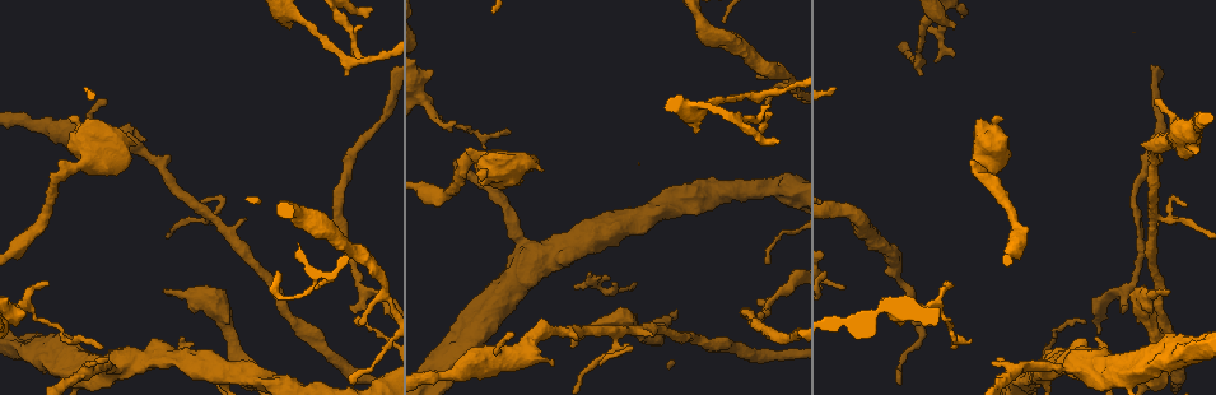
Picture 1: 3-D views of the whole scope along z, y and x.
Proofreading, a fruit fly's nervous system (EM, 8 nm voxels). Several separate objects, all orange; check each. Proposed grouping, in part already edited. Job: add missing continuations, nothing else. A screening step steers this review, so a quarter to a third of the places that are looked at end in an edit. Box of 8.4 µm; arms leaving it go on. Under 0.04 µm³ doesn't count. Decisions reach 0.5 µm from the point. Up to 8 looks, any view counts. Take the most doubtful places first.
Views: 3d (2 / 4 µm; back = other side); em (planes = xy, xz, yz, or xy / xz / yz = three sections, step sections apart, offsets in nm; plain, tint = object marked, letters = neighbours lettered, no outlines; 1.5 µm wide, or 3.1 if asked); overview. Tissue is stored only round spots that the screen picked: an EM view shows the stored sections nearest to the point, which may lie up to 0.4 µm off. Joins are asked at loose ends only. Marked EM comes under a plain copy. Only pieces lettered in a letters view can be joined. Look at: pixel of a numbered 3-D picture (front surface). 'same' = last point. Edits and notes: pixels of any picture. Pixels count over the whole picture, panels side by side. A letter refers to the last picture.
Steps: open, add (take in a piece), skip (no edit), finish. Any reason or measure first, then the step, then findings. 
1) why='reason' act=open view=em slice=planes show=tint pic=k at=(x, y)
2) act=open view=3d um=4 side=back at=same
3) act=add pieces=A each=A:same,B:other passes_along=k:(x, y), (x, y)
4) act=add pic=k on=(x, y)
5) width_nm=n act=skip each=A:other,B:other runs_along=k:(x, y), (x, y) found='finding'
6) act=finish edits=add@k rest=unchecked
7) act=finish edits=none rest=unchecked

why='branch stops here' act=open view=3d um=2 pic=1 at=(945, 283)

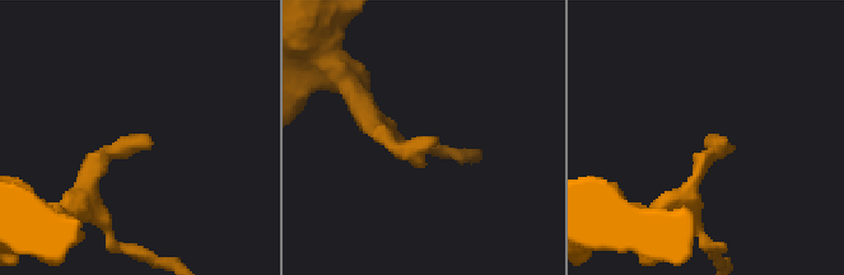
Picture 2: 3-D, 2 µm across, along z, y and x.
why='shape alone is not enough' act=open view=em slice=yz step=8 show=letters pic=2 at=(434, 139)

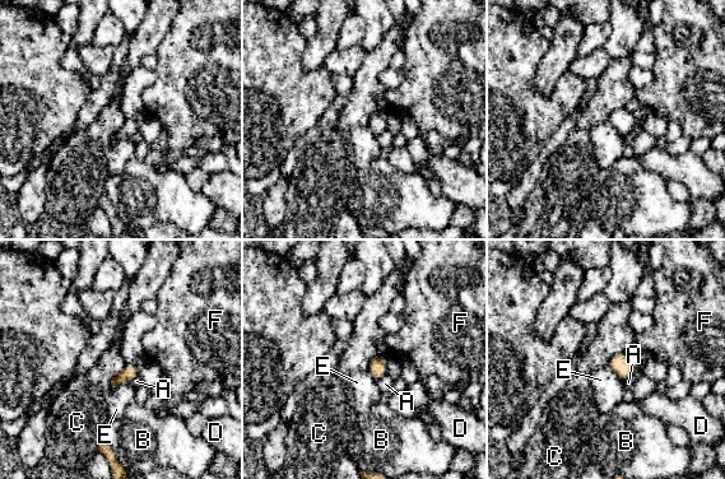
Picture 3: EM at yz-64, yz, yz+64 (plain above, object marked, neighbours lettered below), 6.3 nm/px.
act=skip each=A:other,B:other,C:other,D:other,E:other,F:other border=3:(126, 364), (110, 384) found='none of them fits'

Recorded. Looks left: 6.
act=open view=em slice=planes show=letters pic=1 at=(953, 346)

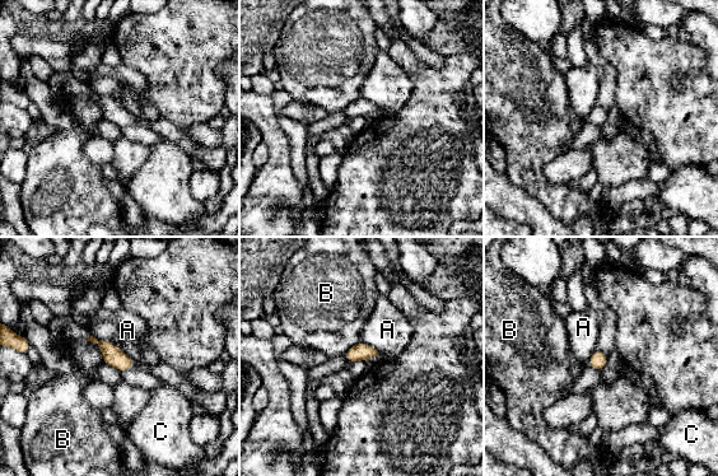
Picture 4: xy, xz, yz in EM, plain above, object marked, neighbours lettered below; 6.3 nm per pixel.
width_nm=110 longest_contact=B:200nm act=skip each=A:other,B:other,C:other found='no lettered piece goes on from it'

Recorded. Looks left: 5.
why='thin end' act=open view=3d um=2 pic=1 at=(764, 263)

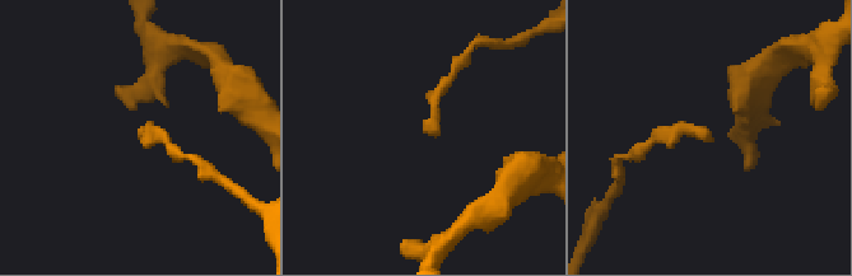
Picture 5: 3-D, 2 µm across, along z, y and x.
act=open view=em slice=planes show=letters pic=5 at=(425, 128)

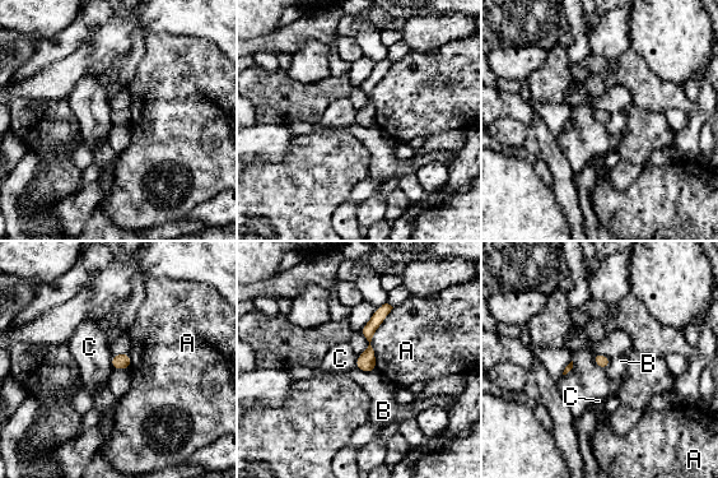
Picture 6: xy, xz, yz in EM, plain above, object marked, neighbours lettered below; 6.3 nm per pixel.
act=skip each=A:other,B:other,C:other border=6:(112, 356), (111, 367) found='no lettered piece goes on from it'

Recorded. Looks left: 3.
act=finish edits=none rest=unchecked

